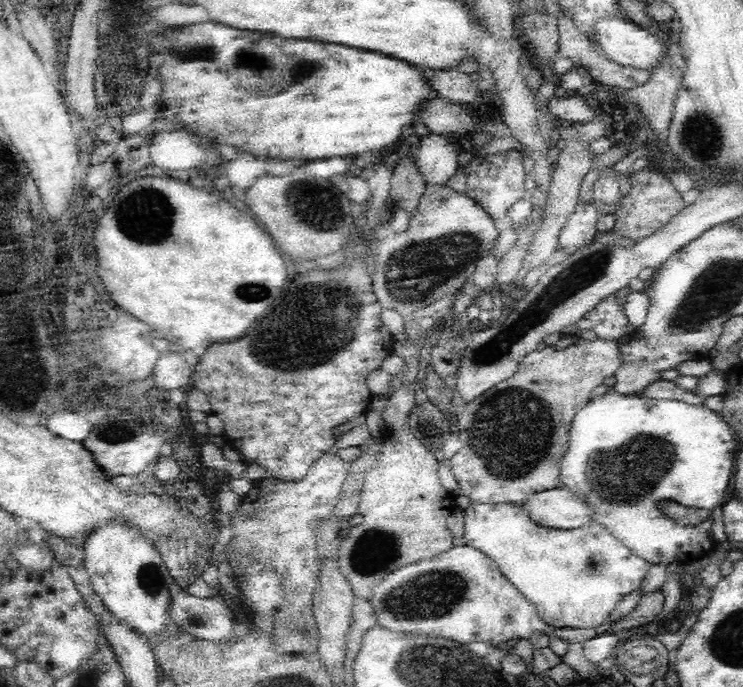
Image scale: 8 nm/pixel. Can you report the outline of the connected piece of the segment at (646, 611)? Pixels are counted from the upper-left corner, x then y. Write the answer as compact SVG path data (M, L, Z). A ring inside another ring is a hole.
M660 590L654 592L654 594L643 596L639 599L632 612L610 623L602 630L610 636L615 636L619 641L622 641L621 638L624 638L624 632L628 632L632 628L640 628L640 626L652 622L662 612L663 603L664 598Z

